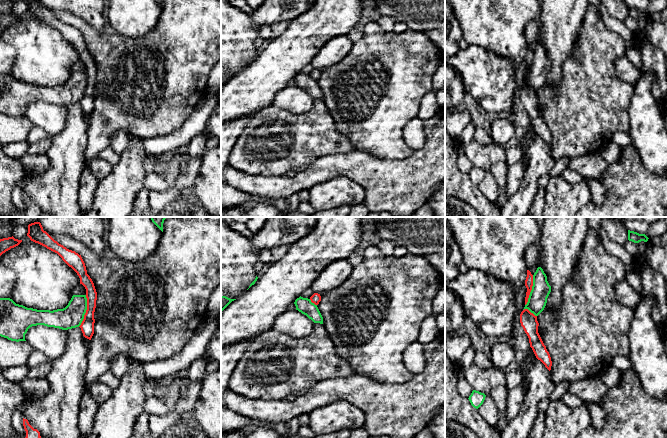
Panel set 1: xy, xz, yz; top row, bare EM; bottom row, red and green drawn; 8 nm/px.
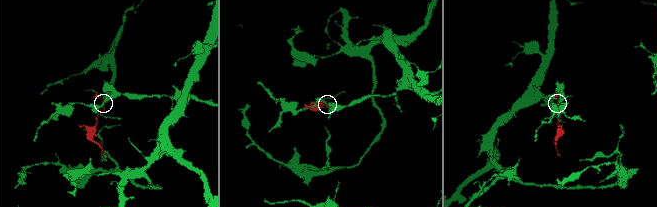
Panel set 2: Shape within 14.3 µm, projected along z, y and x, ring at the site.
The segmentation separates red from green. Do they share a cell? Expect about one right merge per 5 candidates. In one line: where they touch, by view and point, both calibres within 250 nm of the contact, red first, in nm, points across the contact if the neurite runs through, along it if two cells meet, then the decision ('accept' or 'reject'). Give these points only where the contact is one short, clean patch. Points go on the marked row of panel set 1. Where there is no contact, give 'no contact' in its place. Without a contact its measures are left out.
xy (86, 311) | 110/180 nm | along xy (86, 295), (86, 312), (78, 326) | reject

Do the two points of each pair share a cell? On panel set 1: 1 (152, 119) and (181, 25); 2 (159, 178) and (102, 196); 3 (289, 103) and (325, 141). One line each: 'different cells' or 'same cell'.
1: same cell
2: different cells
3: different cells

